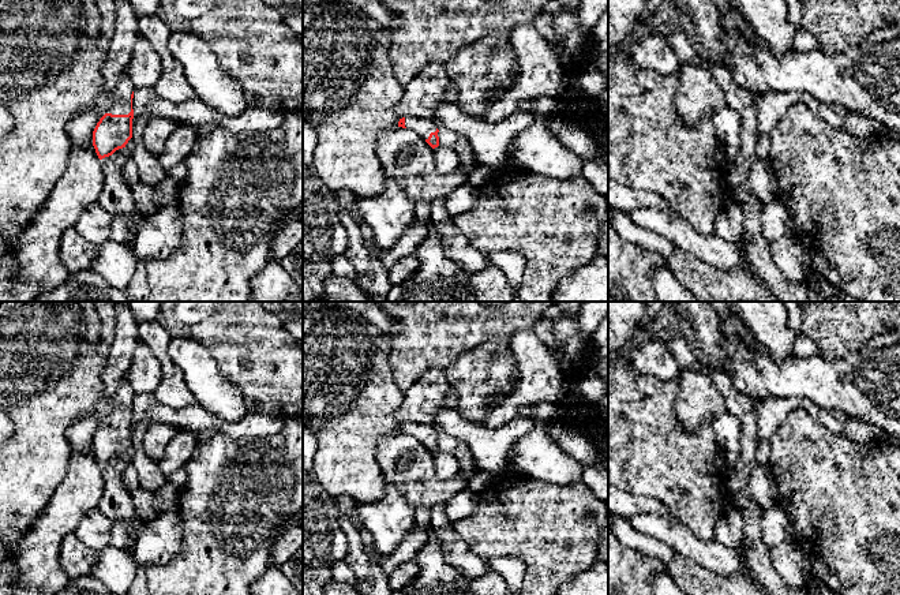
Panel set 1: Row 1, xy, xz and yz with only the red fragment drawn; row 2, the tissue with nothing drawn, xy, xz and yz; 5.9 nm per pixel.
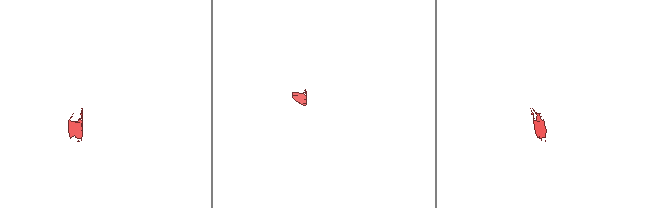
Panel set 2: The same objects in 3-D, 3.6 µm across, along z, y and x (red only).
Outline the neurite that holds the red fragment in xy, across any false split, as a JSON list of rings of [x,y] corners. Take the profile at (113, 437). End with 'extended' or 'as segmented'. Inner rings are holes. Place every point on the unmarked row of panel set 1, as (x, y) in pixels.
[[[125,377],[112,396],[110,412],[93,437],[93,452],[101,465],[105,483],[104,494],[97,508],[112,523],[132,523],[138,519],[132,494],[124,489],[123,474],[117,472],[110,463],[116,456],[125,453],[132,444],[134,394],[135,392]]] | extended

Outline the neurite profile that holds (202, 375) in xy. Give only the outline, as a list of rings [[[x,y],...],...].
[[[170,337],[168,355],[183,373],[196,404],[230,423],[248,413],[243,393],[221,374],[217,360],[199,341]]]

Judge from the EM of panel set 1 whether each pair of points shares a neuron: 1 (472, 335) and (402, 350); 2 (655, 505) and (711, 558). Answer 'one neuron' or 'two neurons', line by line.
1: one neuron
2: two neurons

